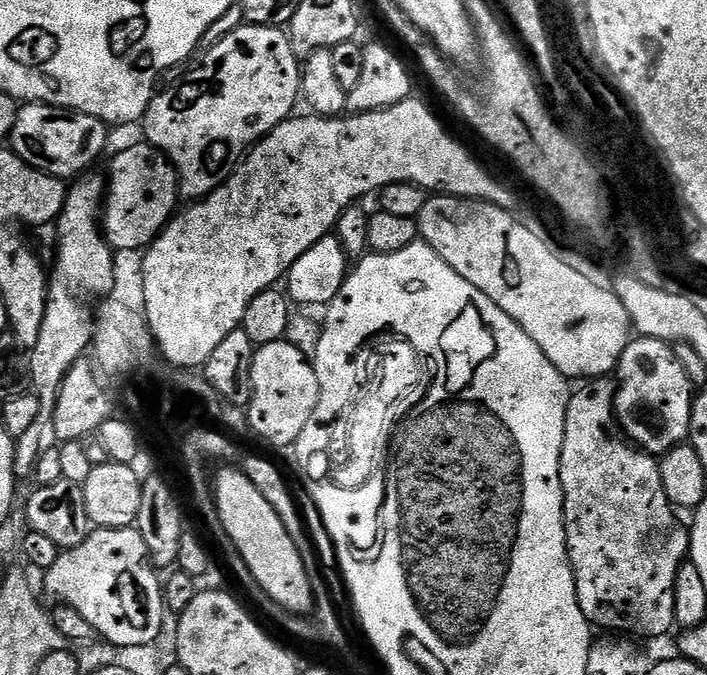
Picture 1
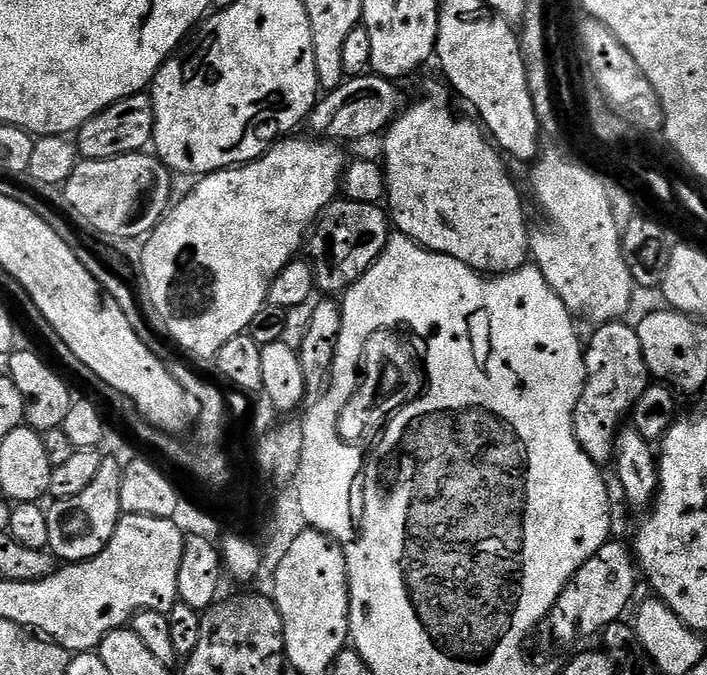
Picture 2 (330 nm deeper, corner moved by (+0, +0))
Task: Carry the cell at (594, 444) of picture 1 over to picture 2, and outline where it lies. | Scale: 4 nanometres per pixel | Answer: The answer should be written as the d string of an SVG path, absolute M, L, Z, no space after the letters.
M601 323L596 328L597 332L586 340L586 382L582 398L578 398L578 406L572 411L572 429L576 441L597 466L603 466L608 459L608 463L613 459L618 448L618 433L629 419L636 400L642 398L650 383L635 327L631 323L624 323Z

